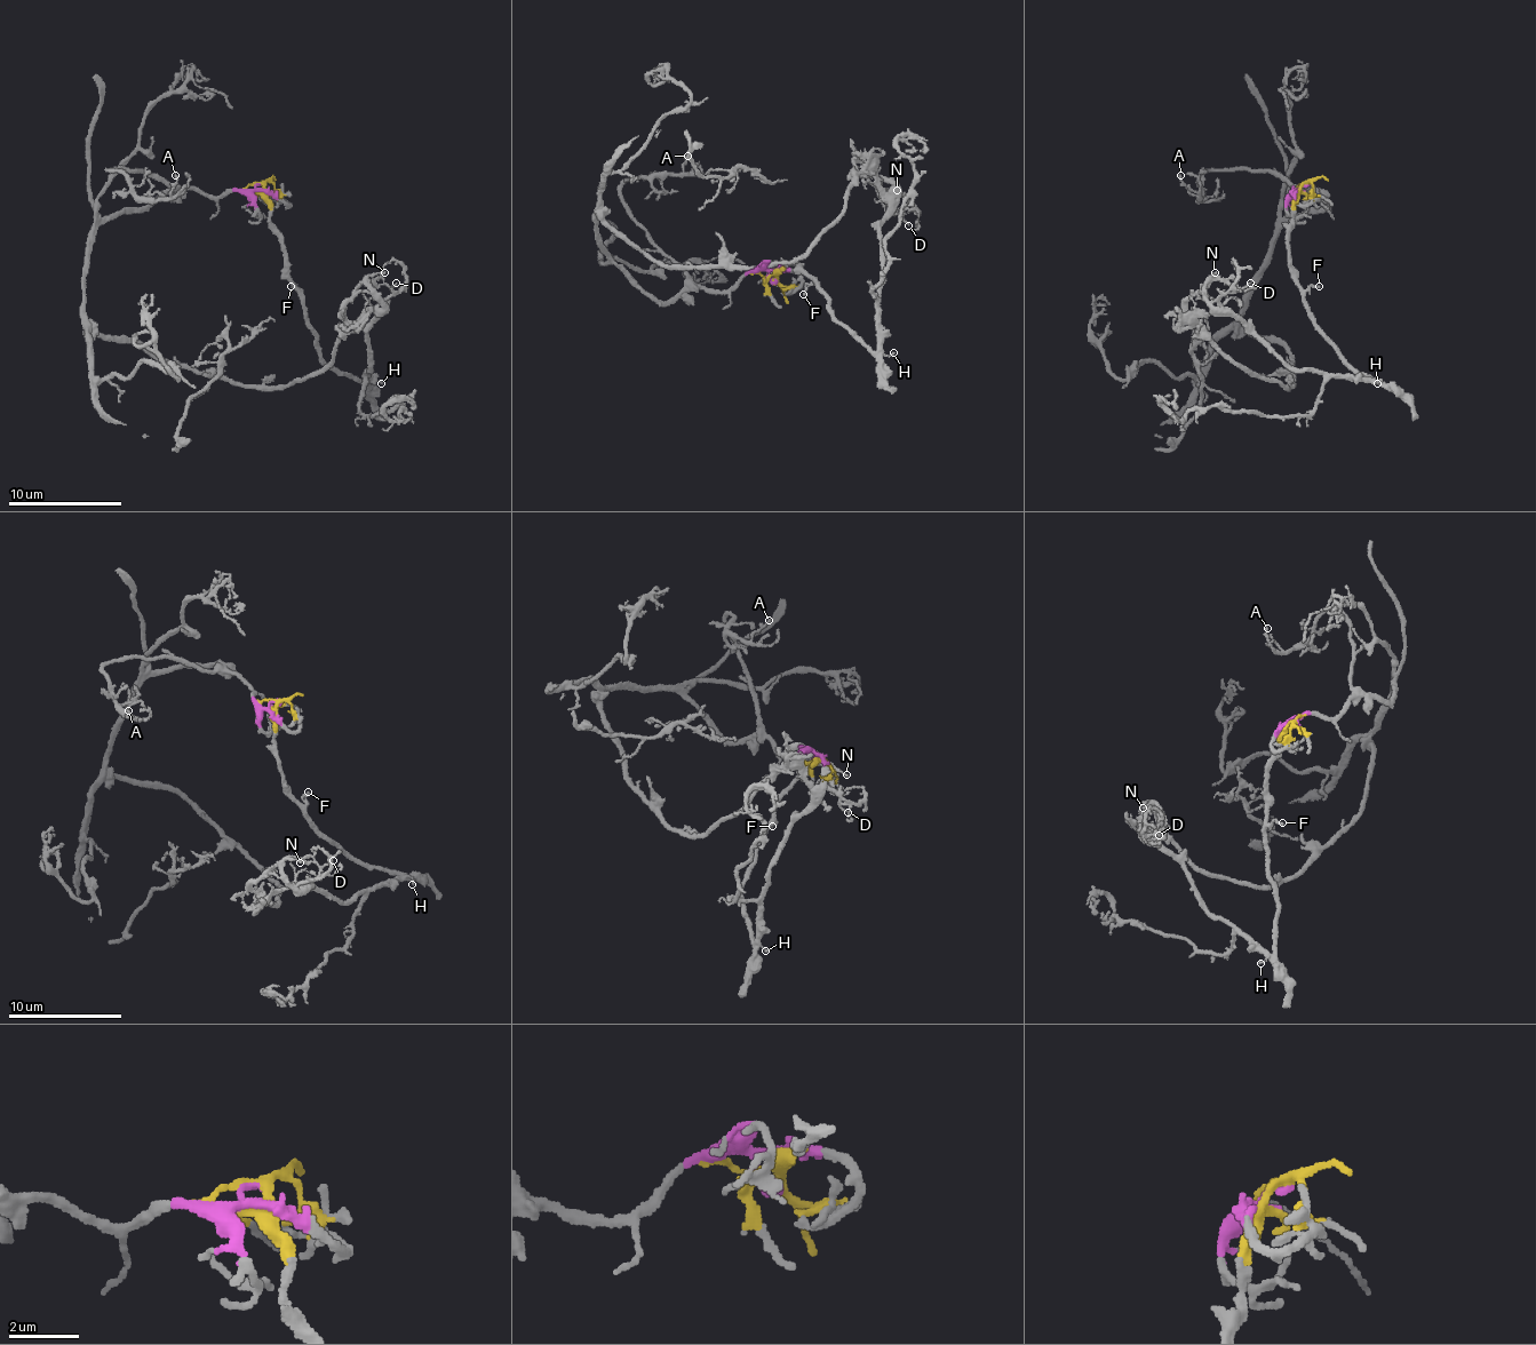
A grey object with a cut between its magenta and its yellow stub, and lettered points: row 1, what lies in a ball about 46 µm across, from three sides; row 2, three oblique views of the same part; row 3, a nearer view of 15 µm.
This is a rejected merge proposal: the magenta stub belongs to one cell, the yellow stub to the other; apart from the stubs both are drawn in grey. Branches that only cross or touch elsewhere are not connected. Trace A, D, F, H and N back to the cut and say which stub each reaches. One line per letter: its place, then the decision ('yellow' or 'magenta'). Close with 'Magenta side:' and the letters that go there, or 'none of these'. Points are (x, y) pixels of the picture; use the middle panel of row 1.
A: (687, 156) | magenta
D: (908, 225) | yellow
F: (803, 294) | yellow
H: (893, 352) | yellow
N: (897, 190) | yellow
Magenta side: A

